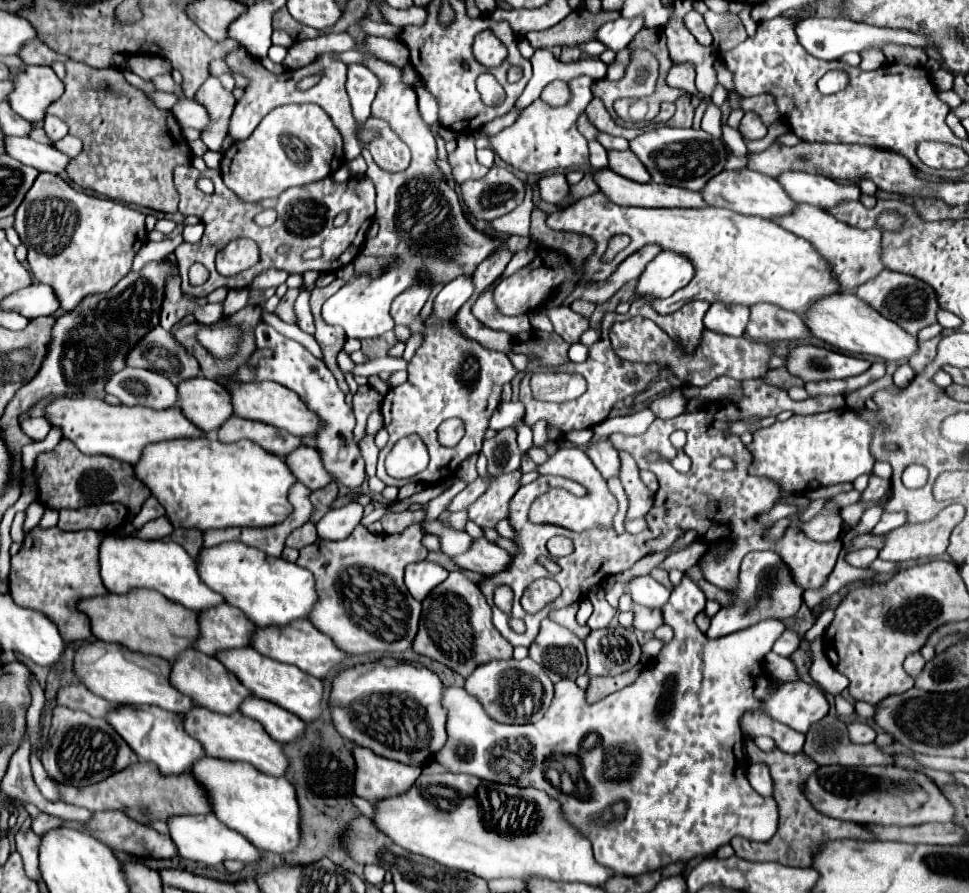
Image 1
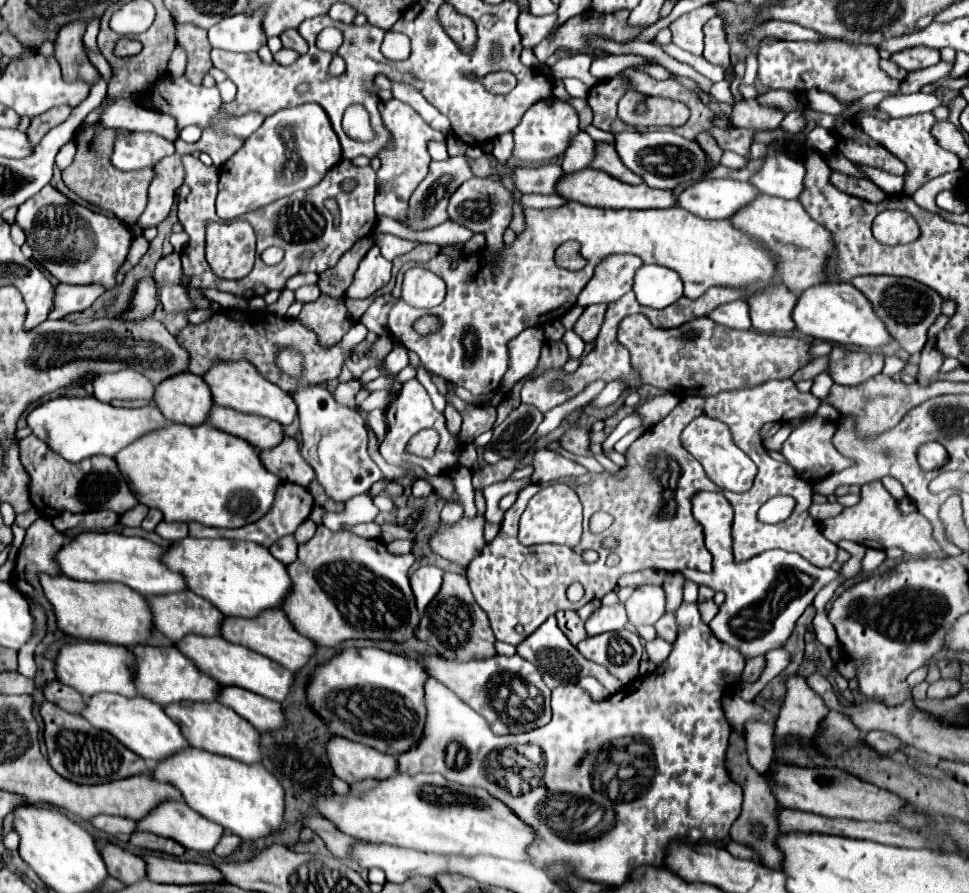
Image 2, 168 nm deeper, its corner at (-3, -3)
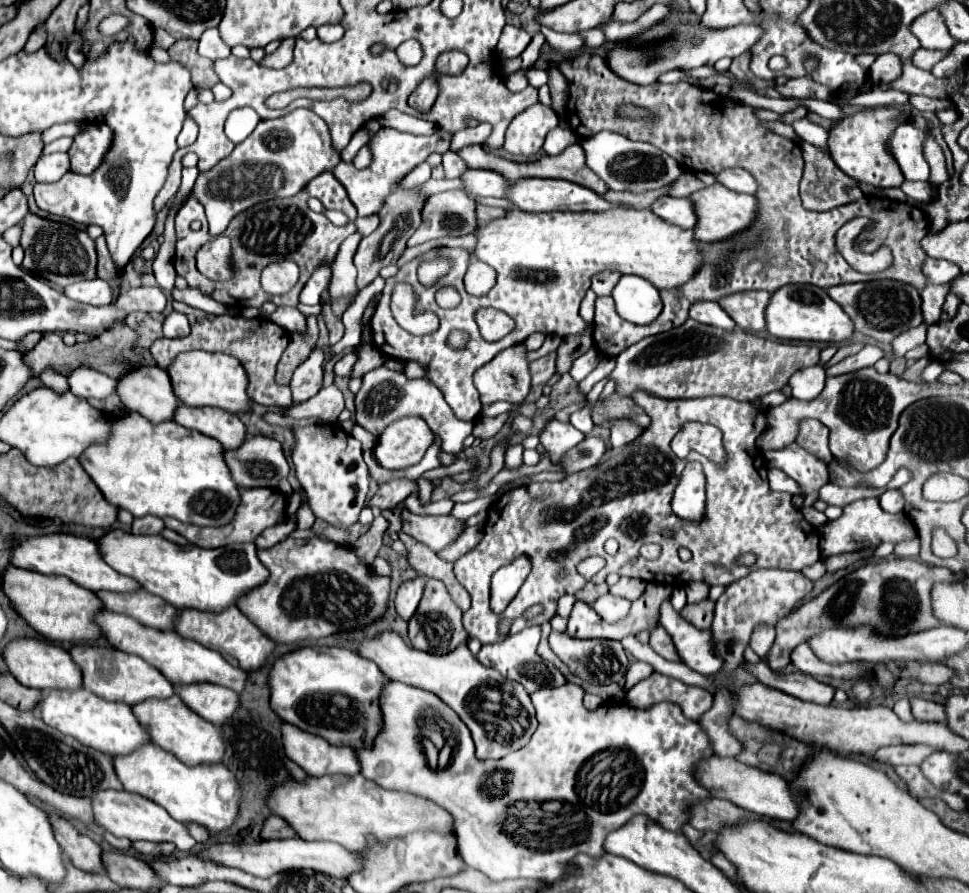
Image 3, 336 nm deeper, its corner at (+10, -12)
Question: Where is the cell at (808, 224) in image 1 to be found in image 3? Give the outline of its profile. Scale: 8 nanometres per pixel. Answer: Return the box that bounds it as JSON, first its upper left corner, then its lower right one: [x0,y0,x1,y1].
[691,184,759,244]

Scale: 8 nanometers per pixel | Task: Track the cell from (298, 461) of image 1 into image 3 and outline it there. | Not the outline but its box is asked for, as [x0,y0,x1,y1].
[225,436,289,488]

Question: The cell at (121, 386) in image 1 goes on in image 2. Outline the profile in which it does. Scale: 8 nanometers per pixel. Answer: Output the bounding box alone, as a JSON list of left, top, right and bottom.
[92,369,154,401]

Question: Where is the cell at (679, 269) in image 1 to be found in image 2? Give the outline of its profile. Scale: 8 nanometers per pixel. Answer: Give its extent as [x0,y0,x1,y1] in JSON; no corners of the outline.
[634,265,682,309]

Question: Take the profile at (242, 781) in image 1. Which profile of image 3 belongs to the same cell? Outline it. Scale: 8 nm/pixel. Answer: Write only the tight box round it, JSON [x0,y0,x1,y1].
[113,744,243,834]

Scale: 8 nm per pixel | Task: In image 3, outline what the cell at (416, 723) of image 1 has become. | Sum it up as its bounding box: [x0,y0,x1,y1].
[269,646,391,750]

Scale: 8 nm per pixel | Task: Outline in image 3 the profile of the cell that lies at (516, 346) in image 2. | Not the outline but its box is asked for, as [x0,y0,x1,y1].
[473,344,531,404]

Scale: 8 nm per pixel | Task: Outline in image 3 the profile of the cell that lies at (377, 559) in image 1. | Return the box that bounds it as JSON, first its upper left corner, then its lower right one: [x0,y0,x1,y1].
[239,538,391,644]

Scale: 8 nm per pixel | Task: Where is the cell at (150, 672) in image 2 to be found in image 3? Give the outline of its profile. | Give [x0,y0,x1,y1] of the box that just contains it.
[71,646,175,706]

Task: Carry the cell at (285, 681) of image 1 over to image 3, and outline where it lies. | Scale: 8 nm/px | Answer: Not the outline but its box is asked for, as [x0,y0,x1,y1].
[97,612,247,694]

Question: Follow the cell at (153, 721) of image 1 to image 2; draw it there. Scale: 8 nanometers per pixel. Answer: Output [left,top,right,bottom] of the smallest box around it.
[80,693,188,761]

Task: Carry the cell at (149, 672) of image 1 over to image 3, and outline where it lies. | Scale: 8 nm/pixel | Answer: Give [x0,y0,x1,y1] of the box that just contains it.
[3,638,83,692]

